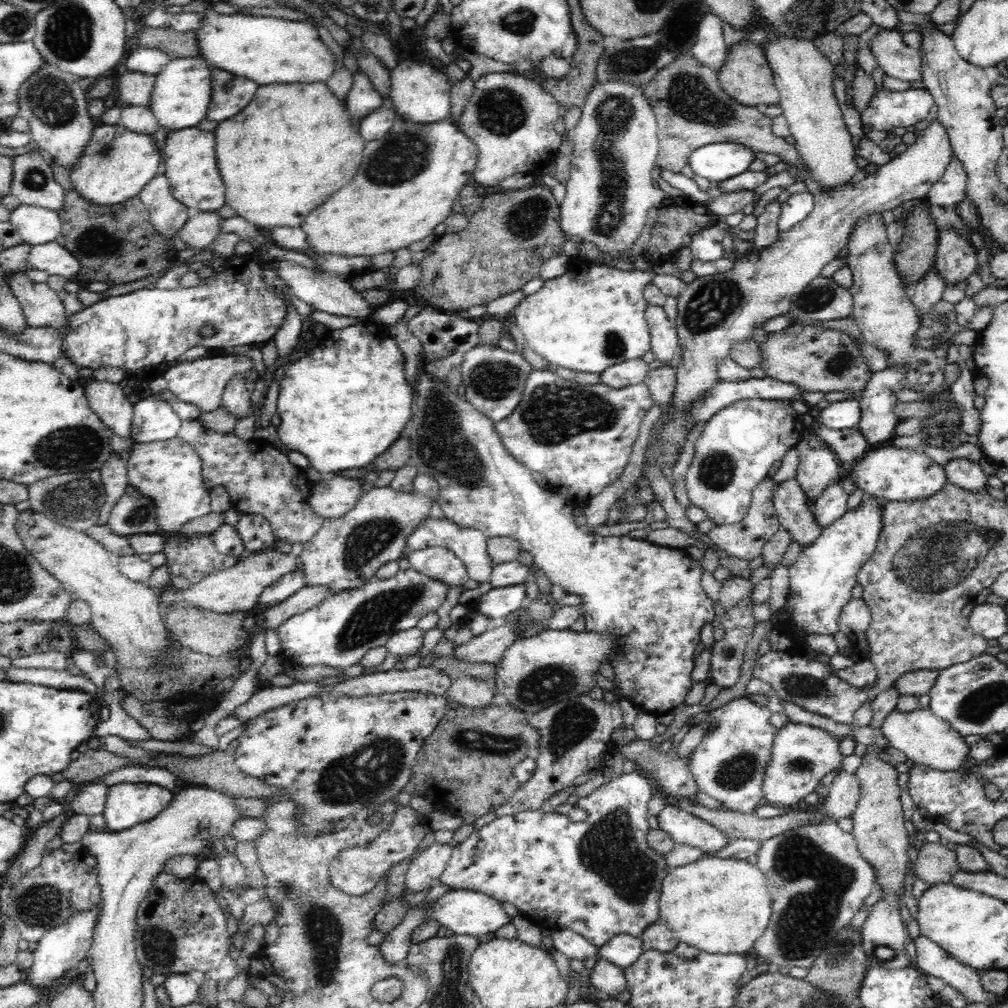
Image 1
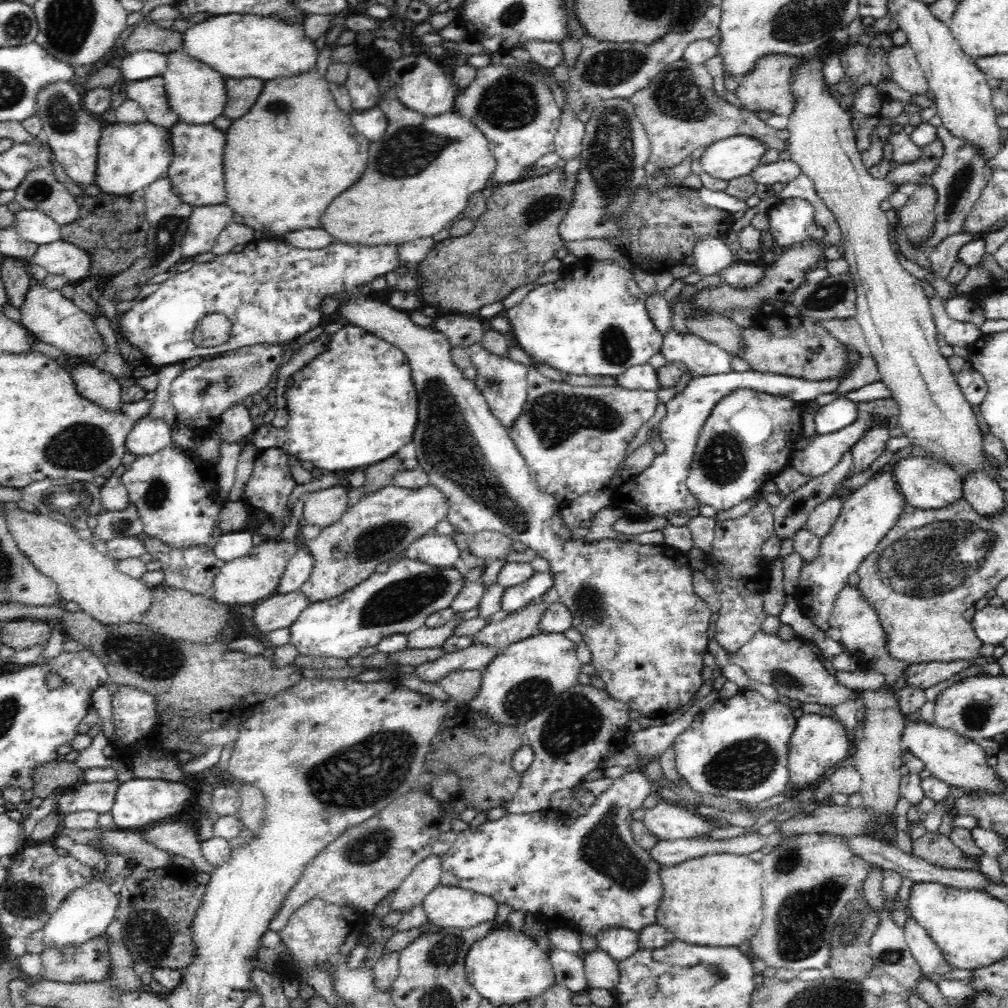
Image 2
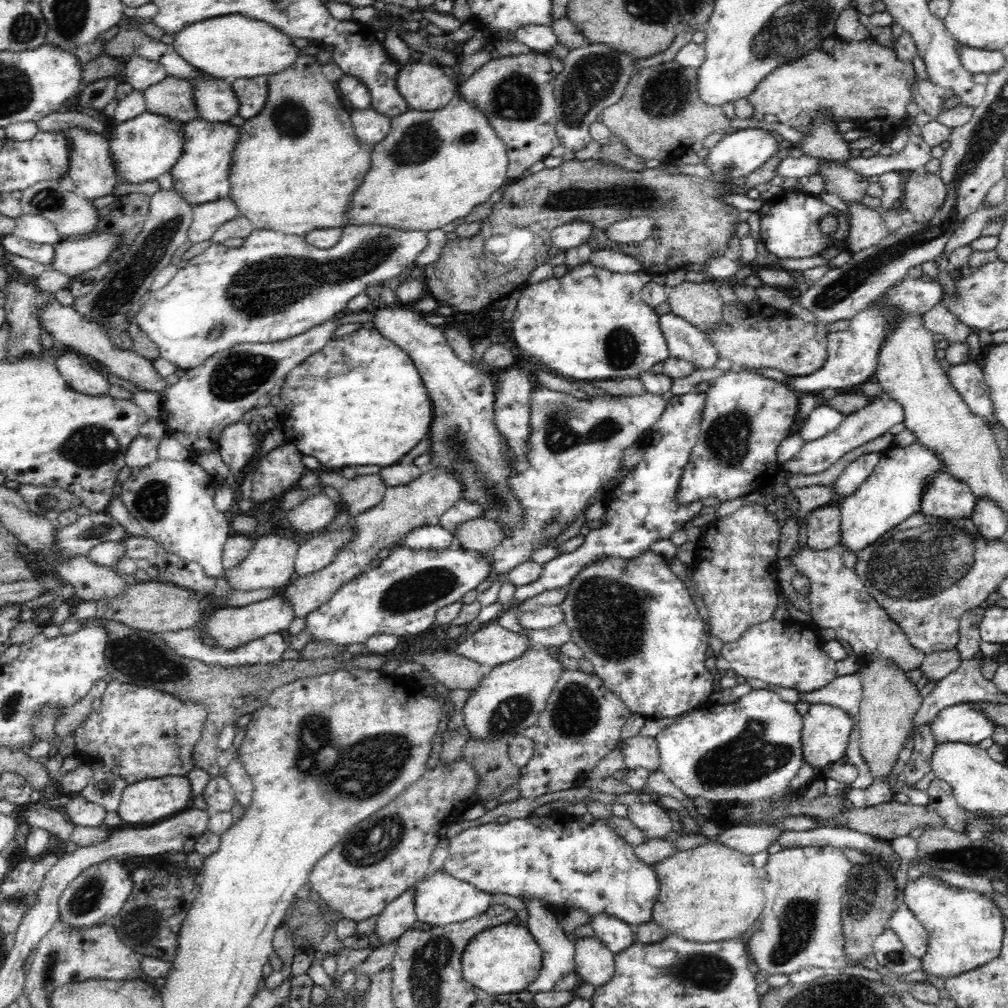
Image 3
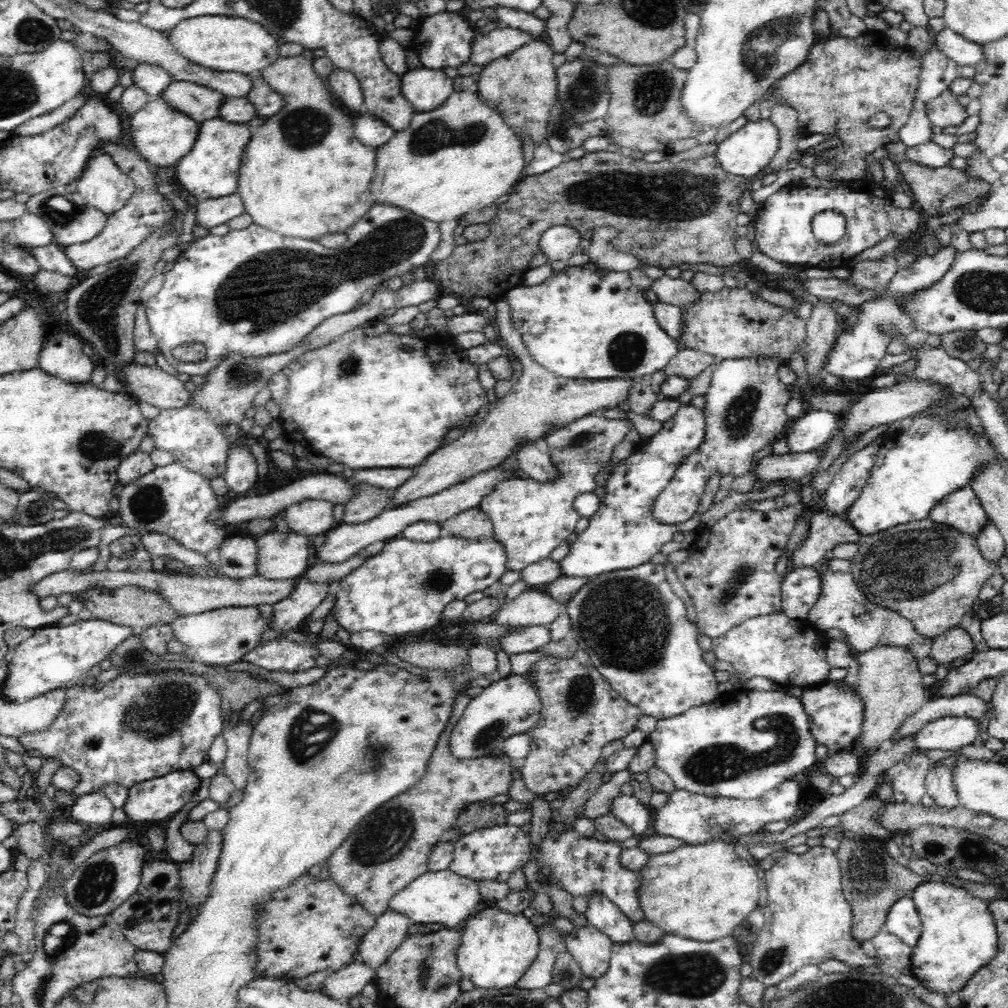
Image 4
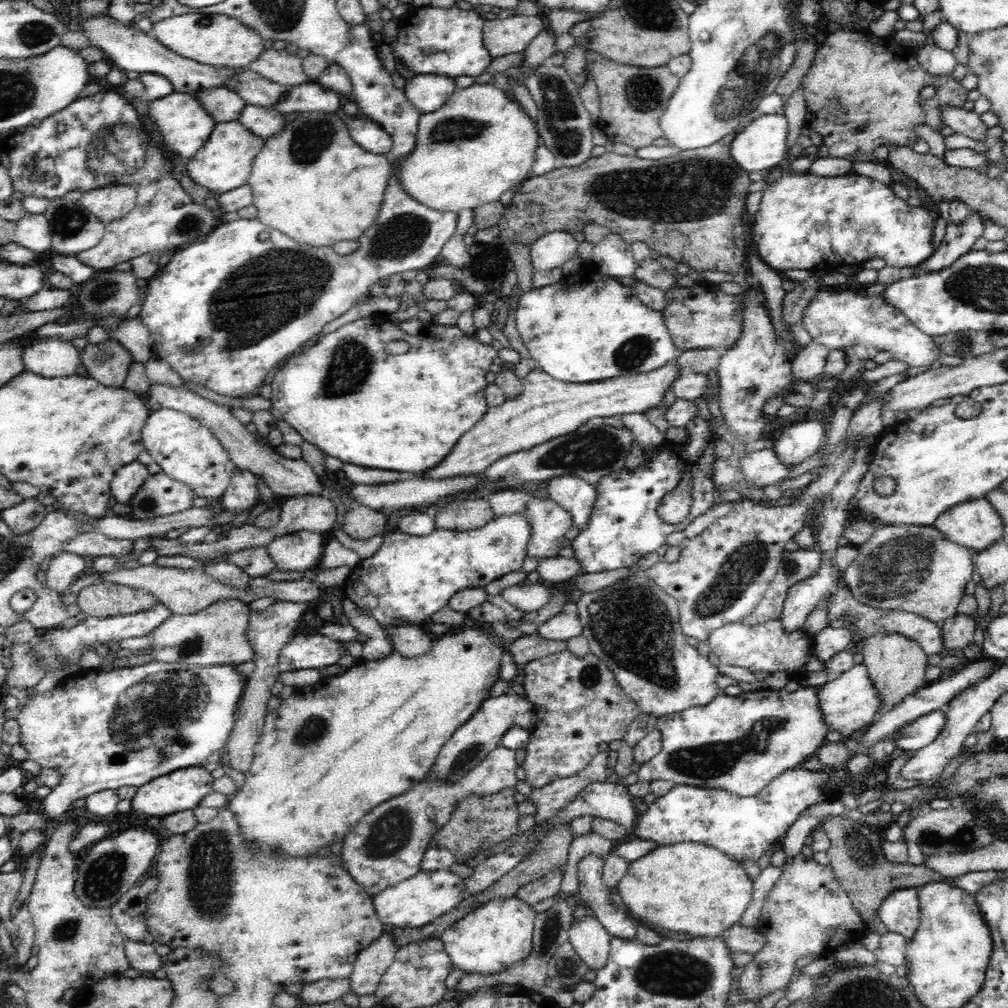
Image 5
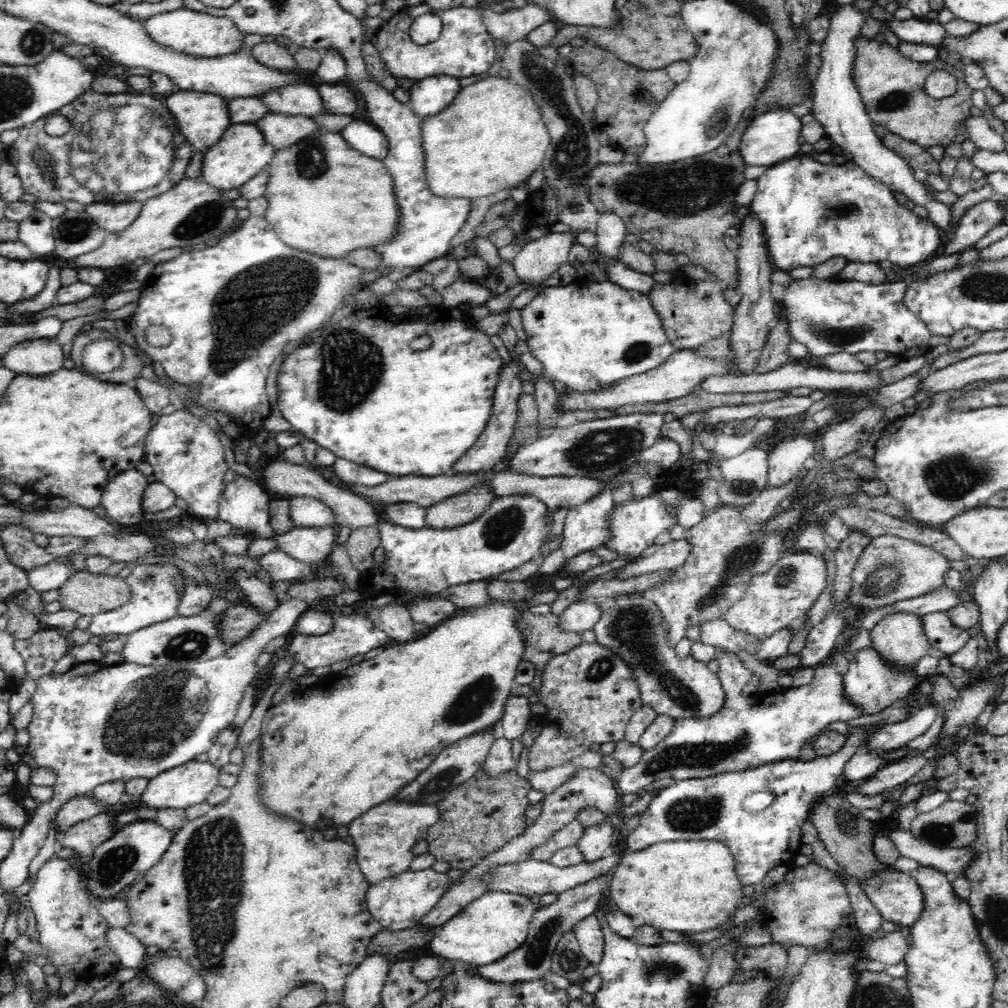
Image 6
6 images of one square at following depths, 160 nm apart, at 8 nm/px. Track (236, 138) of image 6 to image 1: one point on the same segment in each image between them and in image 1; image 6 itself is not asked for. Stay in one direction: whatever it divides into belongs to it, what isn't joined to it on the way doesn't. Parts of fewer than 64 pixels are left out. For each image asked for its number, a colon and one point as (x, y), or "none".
1: (191, 160)
2: (197, 174)
3: (201, 174)
4: (210, 170)
5: (224, 163)

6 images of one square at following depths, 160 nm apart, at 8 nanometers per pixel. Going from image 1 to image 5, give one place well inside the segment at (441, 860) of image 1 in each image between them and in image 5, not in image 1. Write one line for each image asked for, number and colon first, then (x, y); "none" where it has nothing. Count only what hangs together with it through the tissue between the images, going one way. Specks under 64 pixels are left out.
2: (426, 875)
3: (399, 915)
4: (391, 930)
5: (370, 966)

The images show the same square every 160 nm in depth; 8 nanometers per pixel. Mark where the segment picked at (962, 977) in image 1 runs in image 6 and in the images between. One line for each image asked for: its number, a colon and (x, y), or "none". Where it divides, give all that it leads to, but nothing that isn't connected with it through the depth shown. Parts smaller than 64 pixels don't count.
2: (924, 950)
3: (912, 934)
4: (903, 920)
5: (900, 912)
6: (898, 897)

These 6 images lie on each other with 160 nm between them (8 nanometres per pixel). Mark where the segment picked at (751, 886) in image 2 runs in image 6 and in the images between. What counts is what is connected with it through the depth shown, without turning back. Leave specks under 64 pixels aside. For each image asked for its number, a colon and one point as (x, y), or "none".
3: (710, 893)
4: (706, 890)
5: (690, 887)
6: (687, 886)

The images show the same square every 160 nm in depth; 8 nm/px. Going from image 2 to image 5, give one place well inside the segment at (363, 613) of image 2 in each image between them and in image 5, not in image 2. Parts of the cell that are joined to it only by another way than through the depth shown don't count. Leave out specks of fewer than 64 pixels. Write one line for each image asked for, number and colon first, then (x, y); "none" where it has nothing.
3: (401, 597)
4: (403, 589)
5: (409, 577)

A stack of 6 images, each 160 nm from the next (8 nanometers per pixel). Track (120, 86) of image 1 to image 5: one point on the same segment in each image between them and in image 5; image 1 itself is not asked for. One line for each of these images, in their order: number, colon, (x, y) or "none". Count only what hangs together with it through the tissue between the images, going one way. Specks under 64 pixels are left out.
2: (150, 94)
3: (172, 97)
4: (197, 101)
5: (224, 105)

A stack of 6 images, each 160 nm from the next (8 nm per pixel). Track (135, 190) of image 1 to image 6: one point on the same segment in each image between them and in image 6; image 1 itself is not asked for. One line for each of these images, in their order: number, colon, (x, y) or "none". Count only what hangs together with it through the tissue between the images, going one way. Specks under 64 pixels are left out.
2: (130, 157)
3: (149, 145)
4: (162, 135)
5: (184, 124)
6: (202, 118)

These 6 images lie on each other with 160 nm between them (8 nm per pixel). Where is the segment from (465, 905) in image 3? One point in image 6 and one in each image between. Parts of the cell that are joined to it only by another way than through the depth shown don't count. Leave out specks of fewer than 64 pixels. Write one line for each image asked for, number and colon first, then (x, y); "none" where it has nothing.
4: (445, 898)
5: (427, 895)
6: (398, 902)

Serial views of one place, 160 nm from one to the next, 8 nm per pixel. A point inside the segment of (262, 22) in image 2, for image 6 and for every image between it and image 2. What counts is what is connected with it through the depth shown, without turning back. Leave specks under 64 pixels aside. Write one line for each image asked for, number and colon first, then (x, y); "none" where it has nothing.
3: (229, 47)
4: (226, 44)
5: (215, 39)
6: (199, 34)

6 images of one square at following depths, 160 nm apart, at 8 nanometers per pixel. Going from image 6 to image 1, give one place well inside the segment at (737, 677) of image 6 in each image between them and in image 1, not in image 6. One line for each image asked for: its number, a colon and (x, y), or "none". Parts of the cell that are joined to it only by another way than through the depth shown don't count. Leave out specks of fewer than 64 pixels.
1: (730, 763)
2: (738, 748)
3: (751, 748)
4: (742, 744)
5: (739, 743)

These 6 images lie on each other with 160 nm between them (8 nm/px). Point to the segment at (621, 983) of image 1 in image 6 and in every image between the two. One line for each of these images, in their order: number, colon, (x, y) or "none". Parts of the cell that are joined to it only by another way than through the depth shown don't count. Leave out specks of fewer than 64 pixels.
2: (602, 971)
3: (595, 964)
4: (591, 949)
5: (590, 940)
6: (588, 932)

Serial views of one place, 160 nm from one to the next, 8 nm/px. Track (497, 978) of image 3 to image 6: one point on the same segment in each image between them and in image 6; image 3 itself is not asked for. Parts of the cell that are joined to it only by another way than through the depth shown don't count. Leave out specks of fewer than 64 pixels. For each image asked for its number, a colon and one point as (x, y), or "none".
4: (496, 948)
5: (499, 933)
6: (492, 925)

